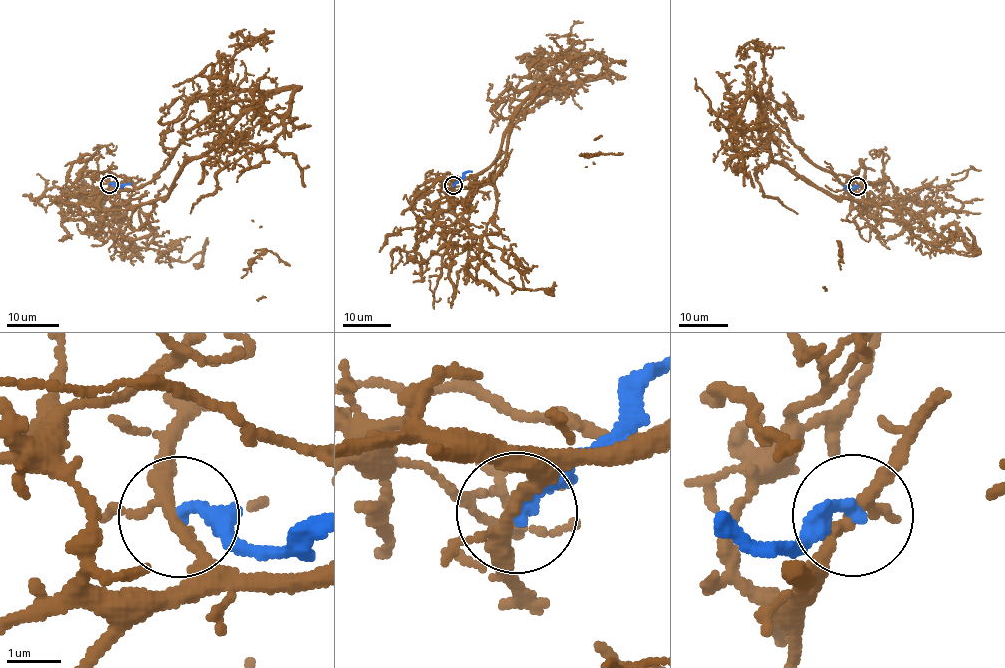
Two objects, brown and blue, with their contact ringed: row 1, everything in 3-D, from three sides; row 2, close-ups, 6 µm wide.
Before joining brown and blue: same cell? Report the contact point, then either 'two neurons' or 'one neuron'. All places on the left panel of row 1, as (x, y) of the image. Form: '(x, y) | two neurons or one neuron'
(109, 184) | two neurons

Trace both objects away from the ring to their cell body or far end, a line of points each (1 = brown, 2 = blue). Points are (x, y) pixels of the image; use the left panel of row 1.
1: (110, 183), (144, 187), (232, 96), (259, 93), (162, 197), (64, 194), (59, 241)
2: (110, 183), (122, 187), (130, 183)

